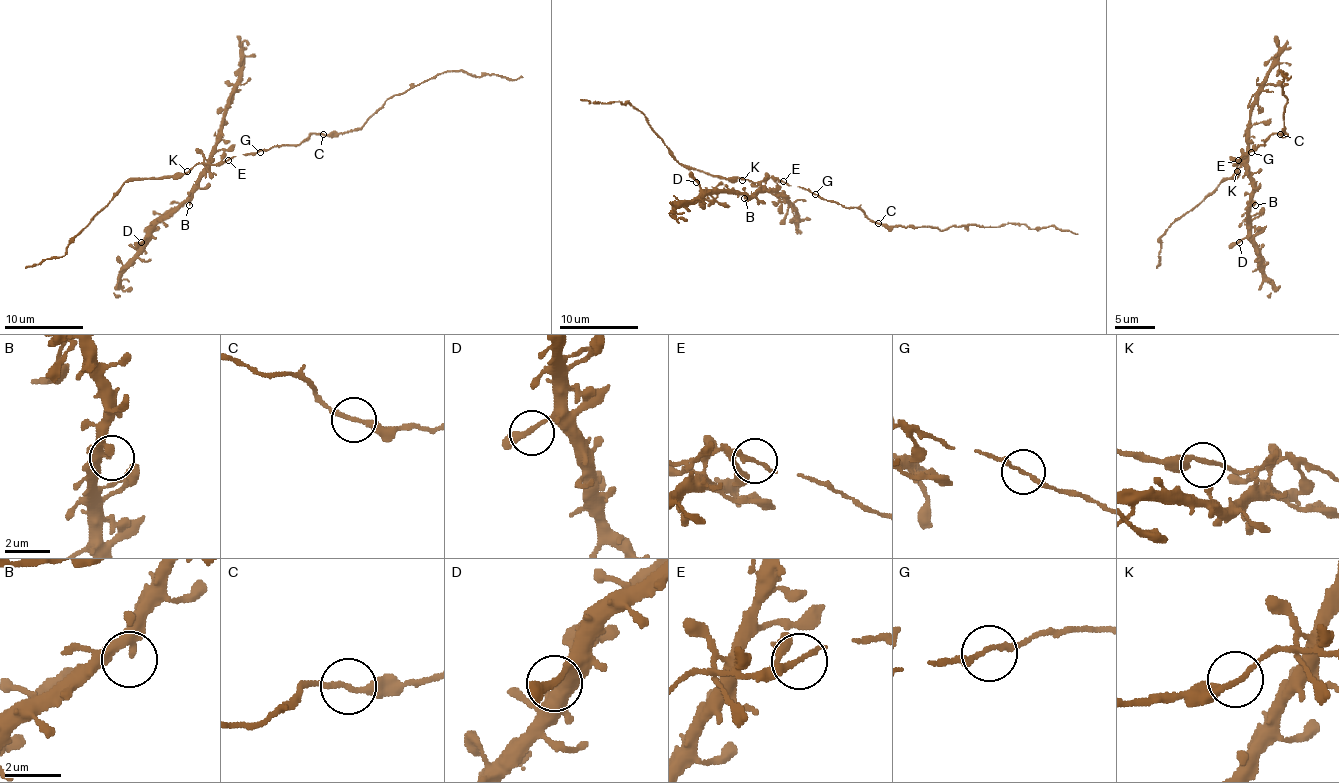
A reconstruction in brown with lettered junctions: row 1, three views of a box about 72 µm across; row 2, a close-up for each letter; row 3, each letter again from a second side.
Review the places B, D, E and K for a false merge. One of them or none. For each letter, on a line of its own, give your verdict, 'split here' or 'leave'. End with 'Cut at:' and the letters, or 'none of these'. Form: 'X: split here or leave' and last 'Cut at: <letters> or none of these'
B: leave
D: leave
E: leave
K: leave
Cut at: none of these

